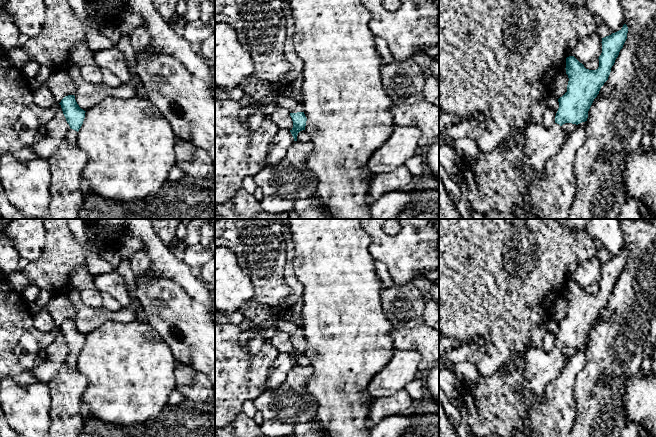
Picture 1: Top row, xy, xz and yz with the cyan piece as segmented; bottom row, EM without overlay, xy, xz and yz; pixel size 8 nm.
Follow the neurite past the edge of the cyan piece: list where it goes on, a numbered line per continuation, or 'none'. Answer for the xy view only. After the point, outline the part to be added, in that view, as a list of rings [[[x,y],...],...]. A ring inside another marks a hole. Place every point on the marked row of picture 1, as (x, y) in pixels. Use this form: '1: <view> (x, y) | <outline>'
1: xy (71, 138) | [[[70,128],[65,137],[65,141],[70,145],[77,144],[77,137],[78,132]]]

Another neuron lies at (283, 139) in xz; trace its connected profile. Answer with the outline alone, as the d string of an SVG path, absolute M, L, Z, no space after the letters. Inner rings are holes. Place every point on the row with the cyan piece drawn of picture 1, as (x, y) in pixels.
M279 129L271 142L266 166L271 167L282 161L293 142L294 138L290 130Z

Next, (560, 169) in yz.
M587 121L577 125L577 129L567 134L561 150L548 160L542 177L534 182L524 196L525 206L531 208L531 215L526 219L568 219L575 195L574 160L577 151L586 141Z

